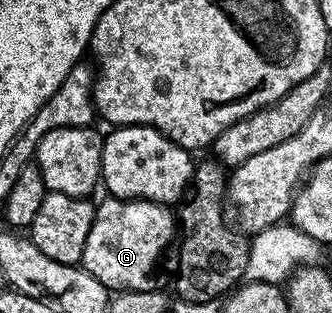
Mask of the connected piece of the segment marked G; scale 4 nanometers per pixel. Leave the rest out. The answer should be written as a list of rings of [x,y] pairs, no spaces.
[[[105,197],[101,204],[96,204],[80,266],[113,293],[154,290],[153,266],[165,246],[175,239],[175,215],[169,211],[172,210],[166,204],[146,199]]]

